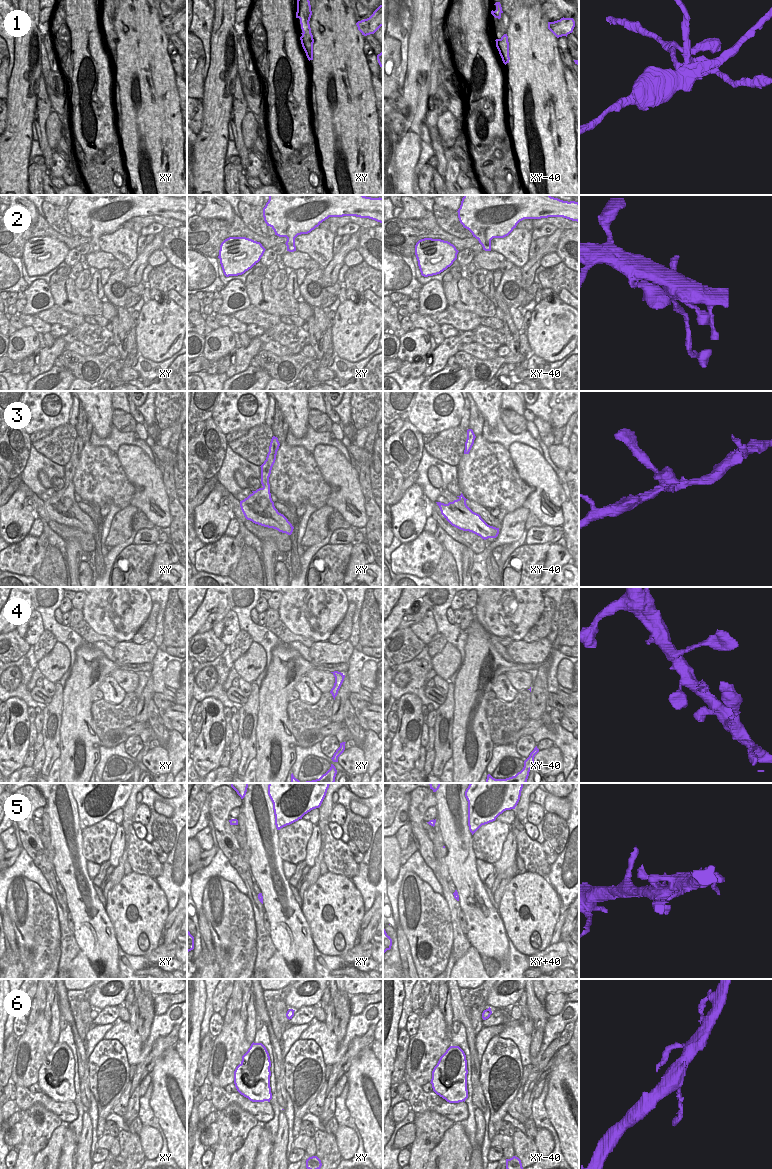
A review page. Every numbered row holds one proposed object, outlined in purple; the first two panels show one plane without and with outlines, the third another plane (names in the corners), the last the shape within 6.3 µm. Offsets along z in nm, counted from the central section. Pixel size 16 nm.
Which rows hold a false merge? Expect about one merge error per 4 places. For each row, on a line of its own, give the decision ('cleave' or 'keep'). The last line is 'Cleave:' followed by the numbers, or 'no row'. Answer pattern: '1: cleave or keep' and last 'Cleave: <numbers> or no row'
1: cleave
2: keep
3: keep
4: cleave
5: keep
6: keep
Cleave: 1, 4

